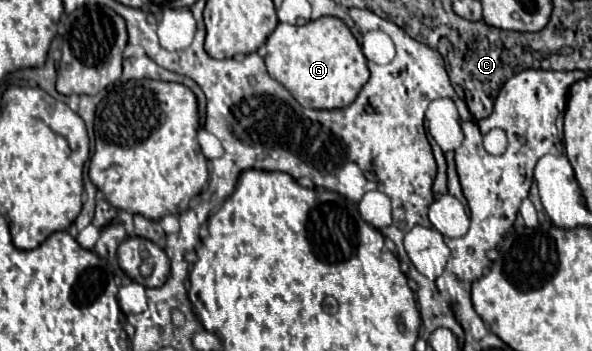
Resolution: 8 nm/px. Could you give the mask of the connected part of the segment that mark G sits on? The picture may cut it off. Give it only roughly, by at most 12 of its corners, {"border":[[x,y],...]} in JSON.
{"border":[[334,16],[278,24],[266,68],[304,106],[350,106],[366,56]]}

